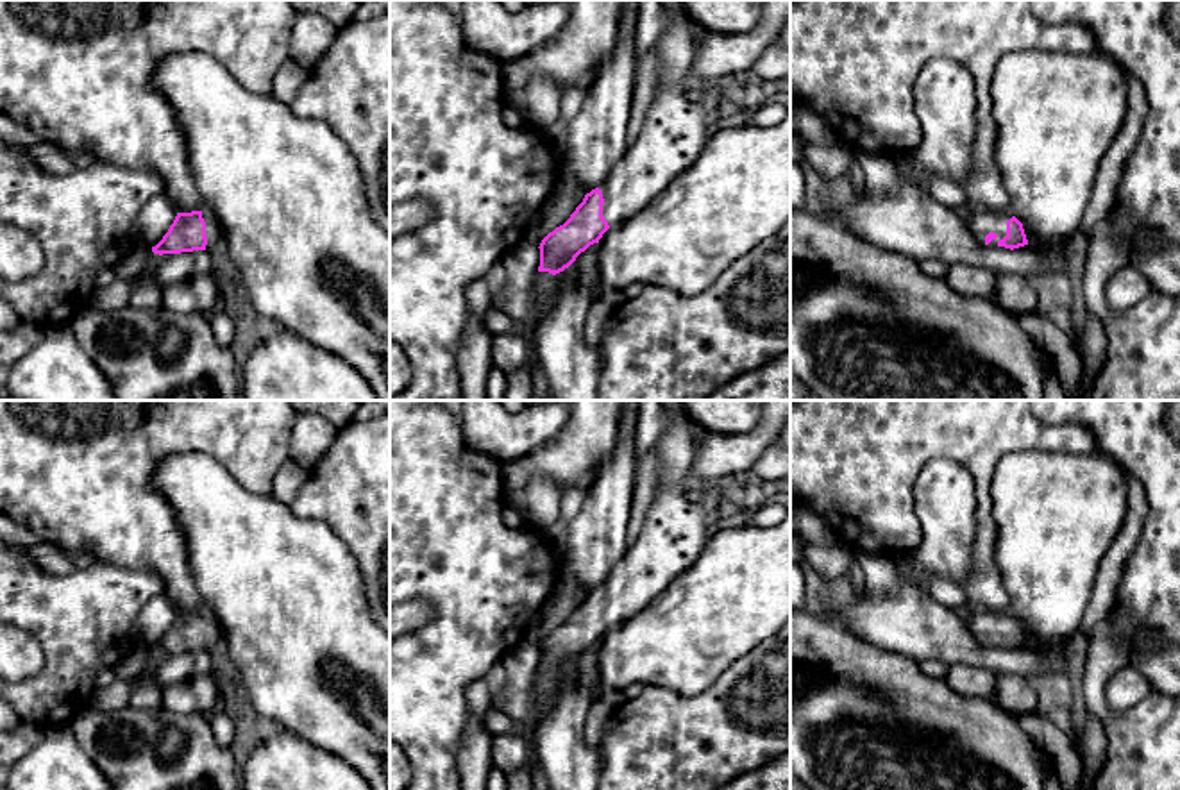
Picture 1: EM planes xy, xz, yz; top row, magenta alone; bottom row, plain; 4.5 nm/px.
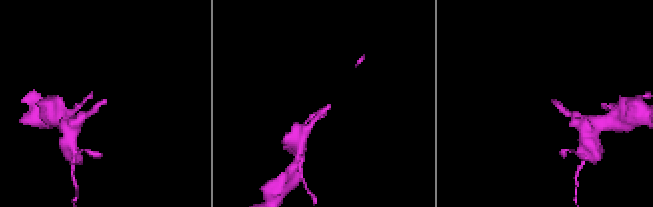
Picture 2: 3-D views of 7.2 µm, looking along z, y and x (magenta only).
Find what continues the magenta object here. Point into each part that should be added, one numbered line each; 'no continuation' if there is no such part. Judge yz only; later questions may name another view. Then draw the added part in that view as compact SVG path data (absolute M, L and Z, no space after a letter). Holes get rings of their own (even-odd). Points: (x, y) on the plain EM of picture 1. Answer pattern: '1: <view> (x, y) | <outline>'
1: yz (980, 621) | M969 608L964 613L965 626L978 642L985 643L989 633L998 636L989 643L989 647L998 647L998 642L1007 636L1007 622L1012 617L1010 611L994 611L989 608Z

